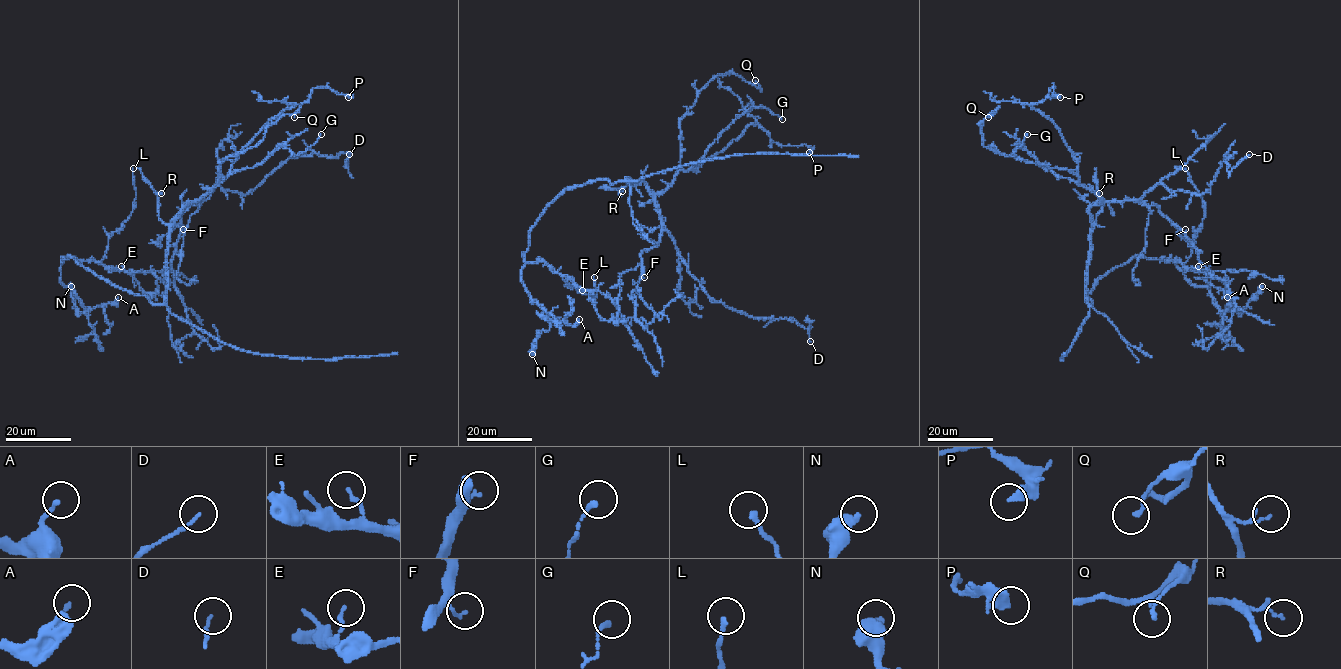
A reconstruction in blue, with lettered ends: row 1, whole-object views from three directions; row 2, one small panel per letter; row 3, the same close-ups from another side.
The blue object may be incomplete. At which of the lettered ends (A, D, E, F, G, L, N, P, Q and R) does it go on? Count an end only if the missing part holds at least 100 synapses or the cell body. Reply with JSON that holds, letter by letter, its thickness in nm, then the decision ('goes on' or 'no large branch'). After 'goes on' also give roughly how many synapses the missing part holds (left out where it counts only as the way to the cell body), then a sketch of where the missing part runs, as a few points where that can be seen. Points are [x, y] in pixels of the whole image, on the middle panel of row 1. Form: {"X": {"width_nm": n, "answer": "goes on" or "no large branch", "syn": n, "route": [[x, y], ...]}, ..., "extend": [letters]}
{"A": {"width_nm": 140, "answer": "no large branch"}, "D": {"width_nm": 100, "answer": "no large branch"}, "E": {"width_nm": 150, "answer": "no large branch"}, "F": {"width_nm": 110, "answer": "no large branch"}, "G": {"width_nm": 190, "answer": "no large branch"}, "L": {"width_nm": 160, "answer": "no large branch"}, "N": {"width_nm": 550, "answer": "no large branch"}, "P": {"width_nm": 360, "answer": "no large branch"}, "Q": {"width_nm": 150, "answer": "no large branch"}, "R": {"width_nm": 70, "answer": "no large branch"}, "extend": []}

